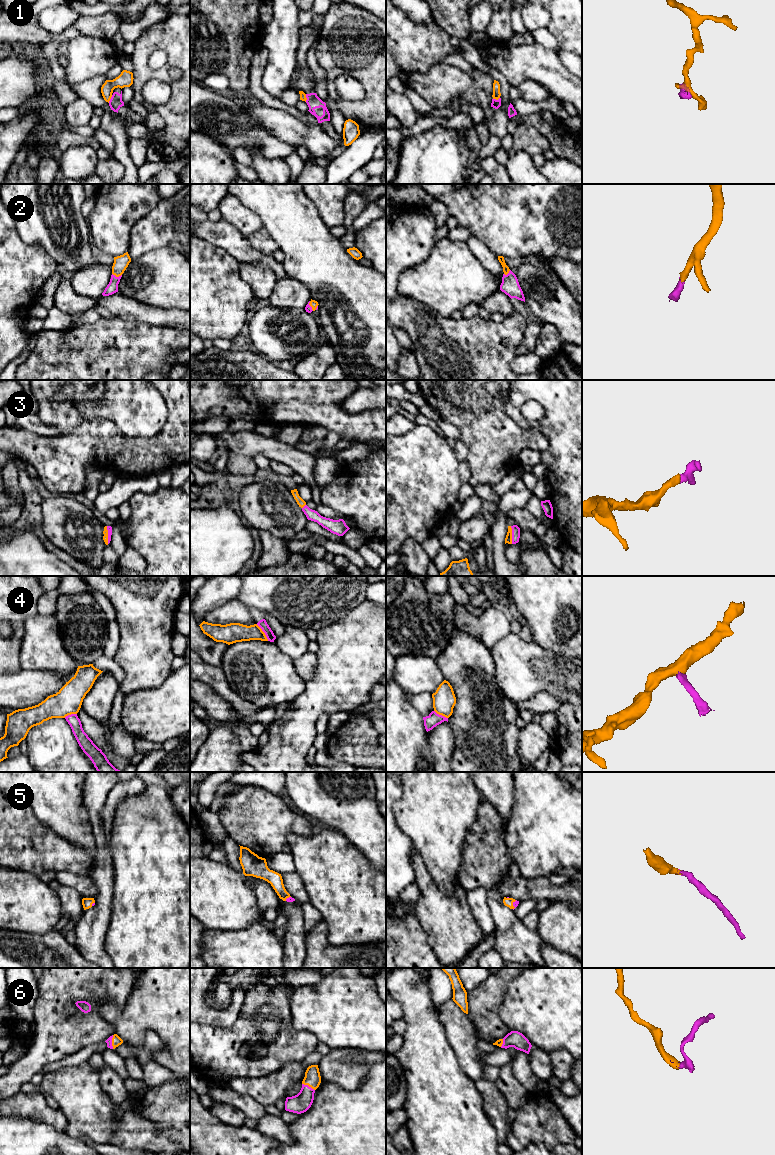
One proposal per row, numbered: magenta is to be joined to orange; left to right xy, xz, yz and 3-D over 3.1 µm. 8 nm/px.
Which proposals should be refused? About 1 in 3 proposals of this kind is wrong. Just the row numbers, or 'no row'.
1, 4

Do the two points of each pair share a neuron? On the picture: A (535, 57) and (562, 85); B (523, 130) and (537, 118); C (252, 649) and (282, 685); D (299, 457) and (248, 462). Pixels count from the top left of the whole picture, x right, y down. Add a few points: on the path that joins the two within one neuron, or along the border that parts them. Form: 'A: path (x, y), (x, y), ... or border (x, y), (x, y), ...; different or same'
A: path (542, 64), (555, 78); same
B: border (520, 122), (531, 124), (547, 140); different
C: path (259, 658), (264, 663), (264, 667), (273, 676); same
D: border (229, 452), (251, 457); different

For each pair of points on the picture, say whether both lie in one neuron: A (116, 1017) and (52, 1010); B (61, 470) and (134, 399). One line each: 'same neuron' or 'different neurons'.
A: different neurons
B: different neurons

